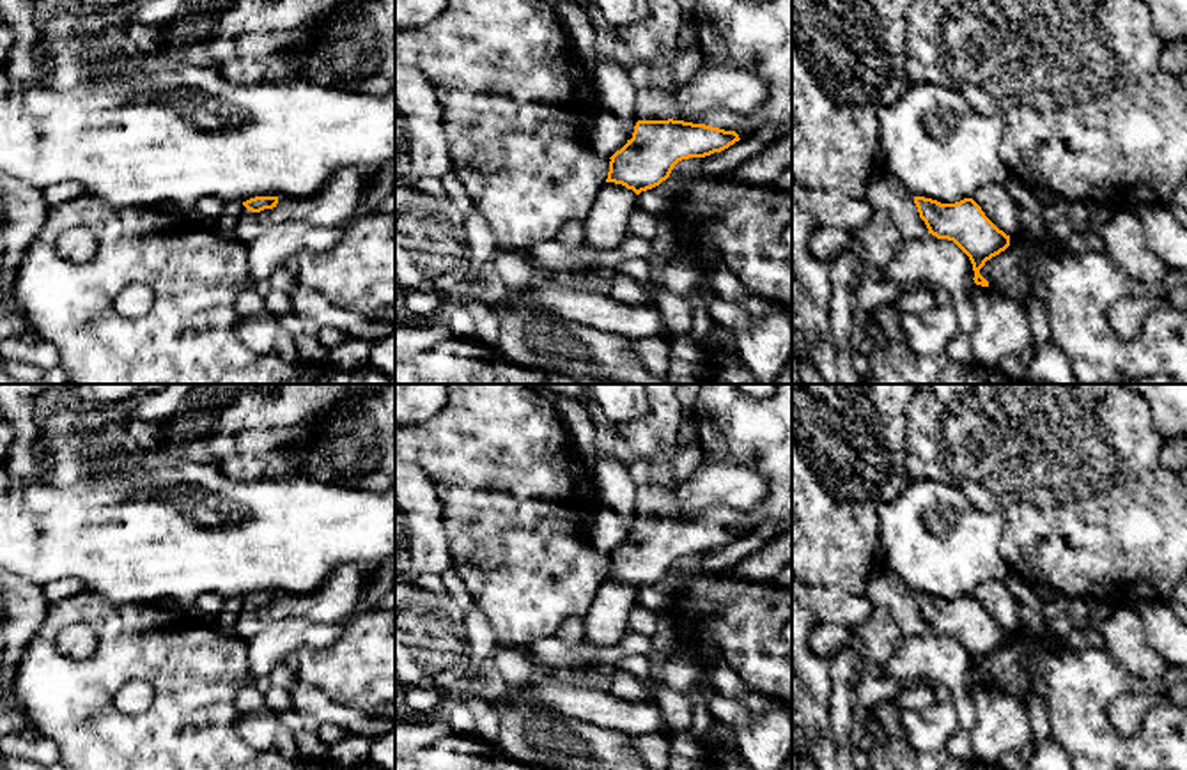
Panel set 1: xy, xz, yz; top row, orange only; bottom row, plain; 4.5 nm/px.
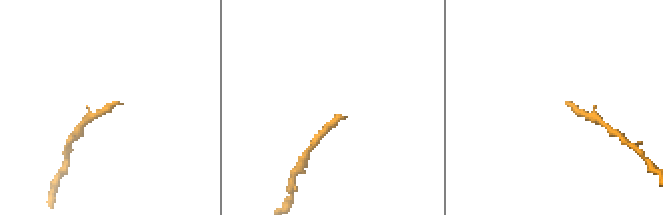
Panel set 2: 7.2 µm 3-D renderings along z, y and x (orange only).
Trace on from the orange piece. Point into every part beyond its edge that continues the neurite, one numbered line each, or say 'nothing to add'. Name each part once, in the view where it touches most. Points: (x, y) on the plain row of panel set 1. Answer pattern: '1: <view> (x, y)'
1: xy (339, 597)

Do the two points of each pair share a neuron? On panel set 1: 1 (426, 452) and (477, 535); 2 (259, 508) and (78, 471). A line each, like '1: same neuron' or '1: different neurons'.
1: same neuron
2: same neuron

